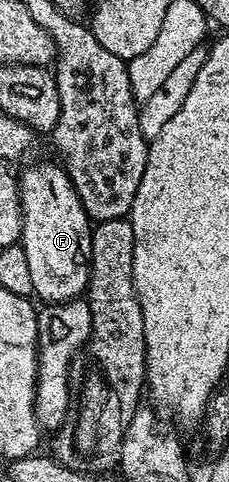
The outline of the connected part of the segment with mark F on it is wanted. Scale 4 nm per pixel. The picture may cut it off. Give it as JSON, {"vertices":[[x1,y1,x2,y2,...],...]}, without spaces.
{"vertices":[[31,164,17,176,23,211,23,229,19,235,19,243,25,250,25,258,31,271,33,293,36,297,40,296,43,304,63,304,66,300,80,299,86,293,91,277,93,221,85,214,85,206,81,206,81,198,67,176,66,168,55,164]]}

